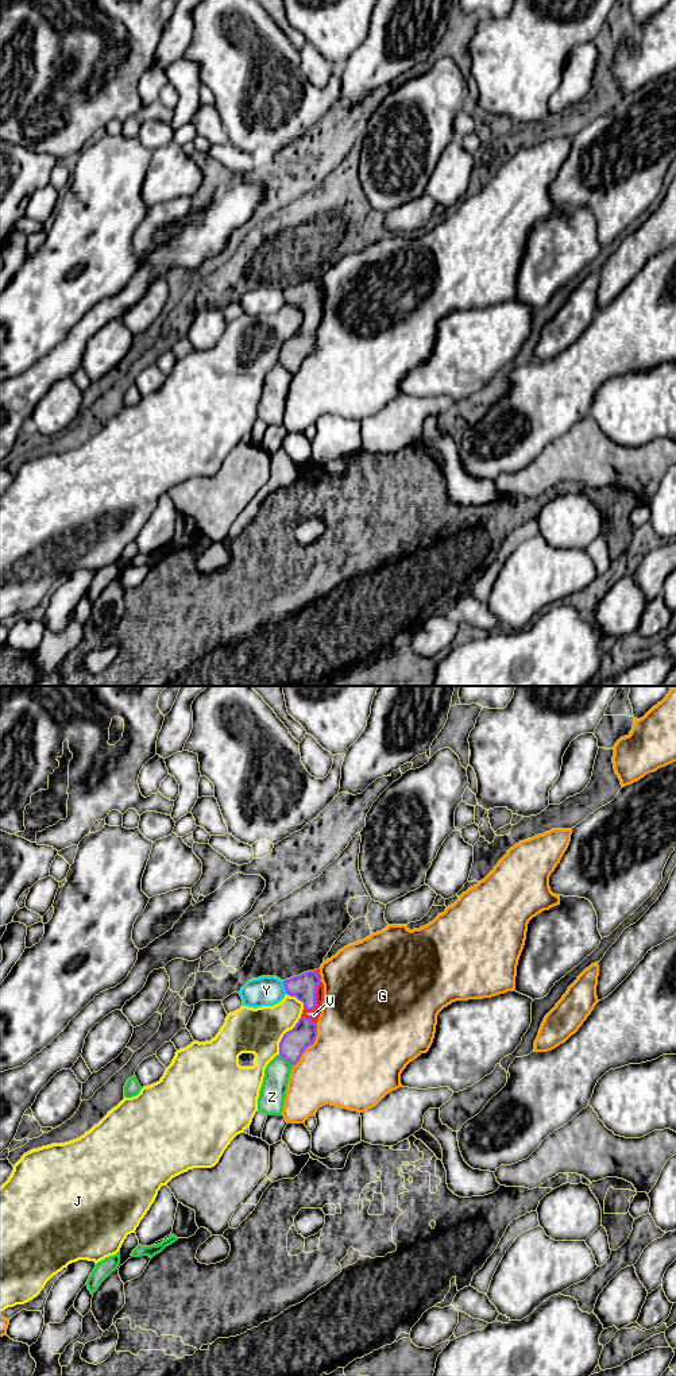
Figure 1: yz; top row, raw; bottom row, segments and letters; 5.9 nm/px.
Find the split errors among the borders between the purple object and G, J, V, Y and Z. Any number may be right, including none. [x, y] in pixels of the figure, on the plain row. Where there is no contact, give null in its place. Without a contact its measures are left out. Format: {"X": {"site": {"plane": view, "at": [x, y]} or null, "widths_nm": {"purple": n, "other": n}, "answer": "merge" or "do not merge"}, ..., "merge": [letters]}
{"G": {"site": {"plane": "yz", "at": [311, 353]}, "widths_nm": {"purple": 160, "other": 480}, "answer": "do not merge"}, "J": {"site": {"plane": "yz", "at": [284, 343]}, "widths_nm": {"purple": 160, "other": 280}, "answer": "do not merge"}, "V": {"site": {"plane": "yz", "at": [315, 301]}, "widths_nm": {"purple": 150, "other": 60}, "answer": "merge"}, "Y": {"site": {"plane": "yz", "at": [285, 296]}, "widths_nm": {"purple": 150, "other": 180}, "answer": "do not merge"}, "Z": {"site": {"plane": "yz", "at": [286, 369]}, "widths_nm": {"purple": 160, "other": 160}, "answer": "do not merge"}, "merge": ["V"]}

